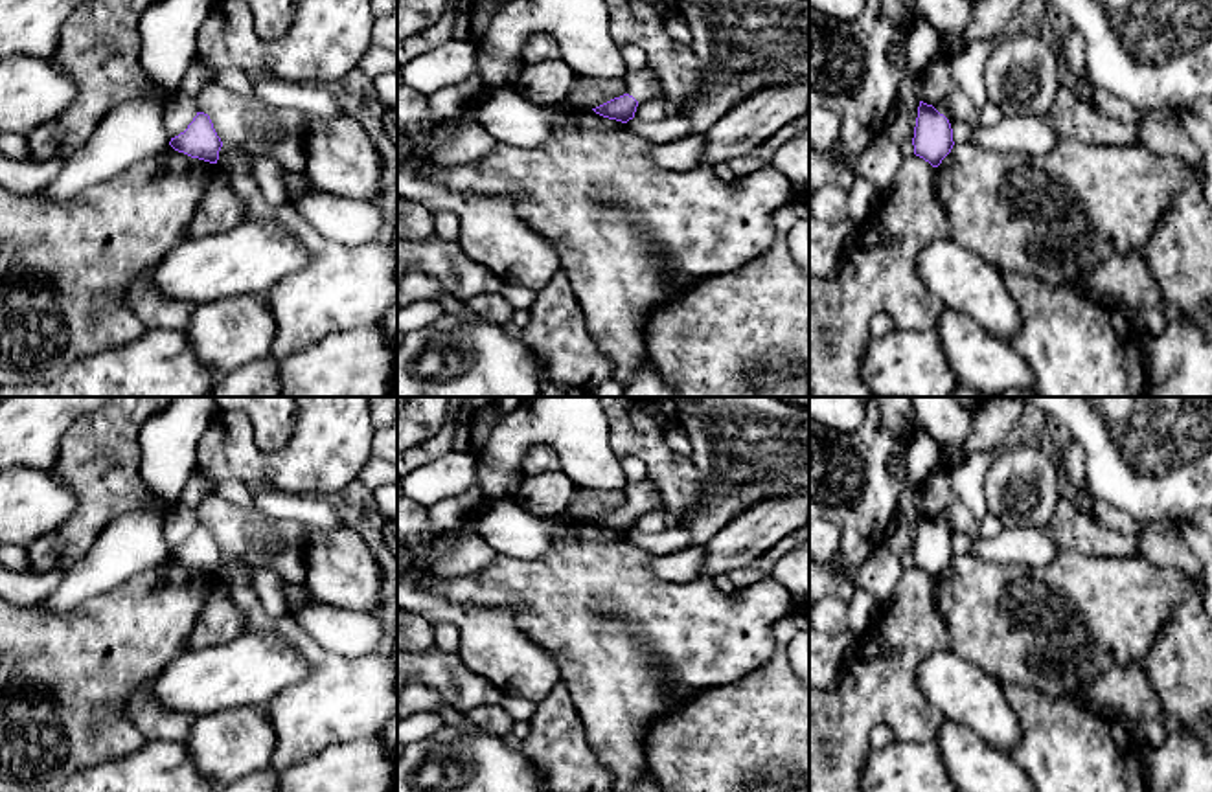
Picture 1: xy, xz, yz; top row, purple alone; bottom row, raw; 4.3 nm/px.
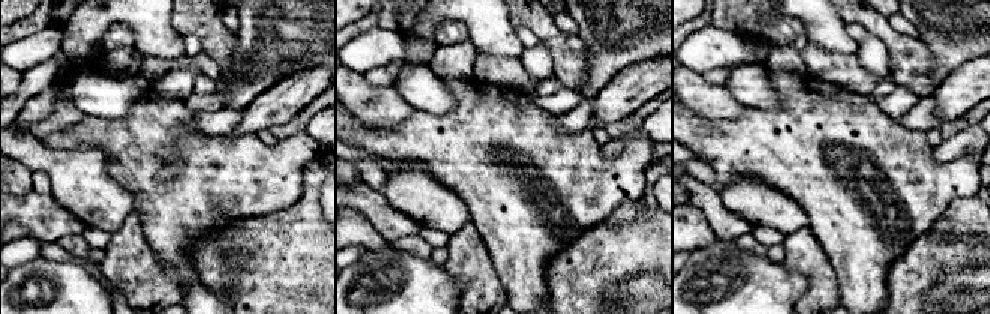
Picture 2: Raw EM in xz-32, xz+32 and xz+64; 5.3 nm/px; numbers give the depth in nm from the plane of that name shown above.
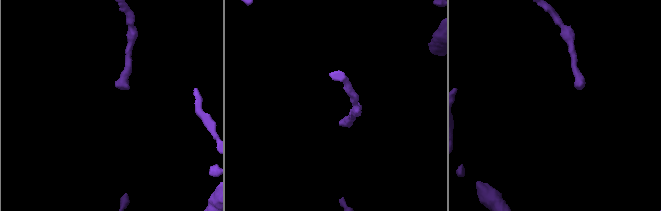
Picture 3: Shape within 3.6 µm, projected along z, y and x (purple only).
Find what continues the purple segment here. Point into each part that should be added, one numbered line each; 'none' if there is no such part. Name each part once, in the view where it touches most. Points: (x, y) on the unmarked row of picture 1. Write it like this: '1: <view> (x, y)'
1: xz (642, 497)

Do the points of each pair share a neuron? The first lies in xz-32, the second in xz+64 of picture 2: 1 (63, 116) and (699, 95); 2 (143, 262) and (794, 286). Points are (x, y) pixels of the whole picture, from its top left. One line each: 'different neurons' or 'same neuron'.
1: same neuron
2: different neurons

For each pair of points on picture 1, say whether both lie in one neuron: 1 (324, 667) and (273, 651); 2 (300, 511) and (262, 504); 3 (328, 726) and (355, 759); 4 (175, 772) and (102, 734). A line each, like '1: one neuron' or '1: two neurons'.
1: two neurons
2: one neuron
3: two neurons
4: two neurons

